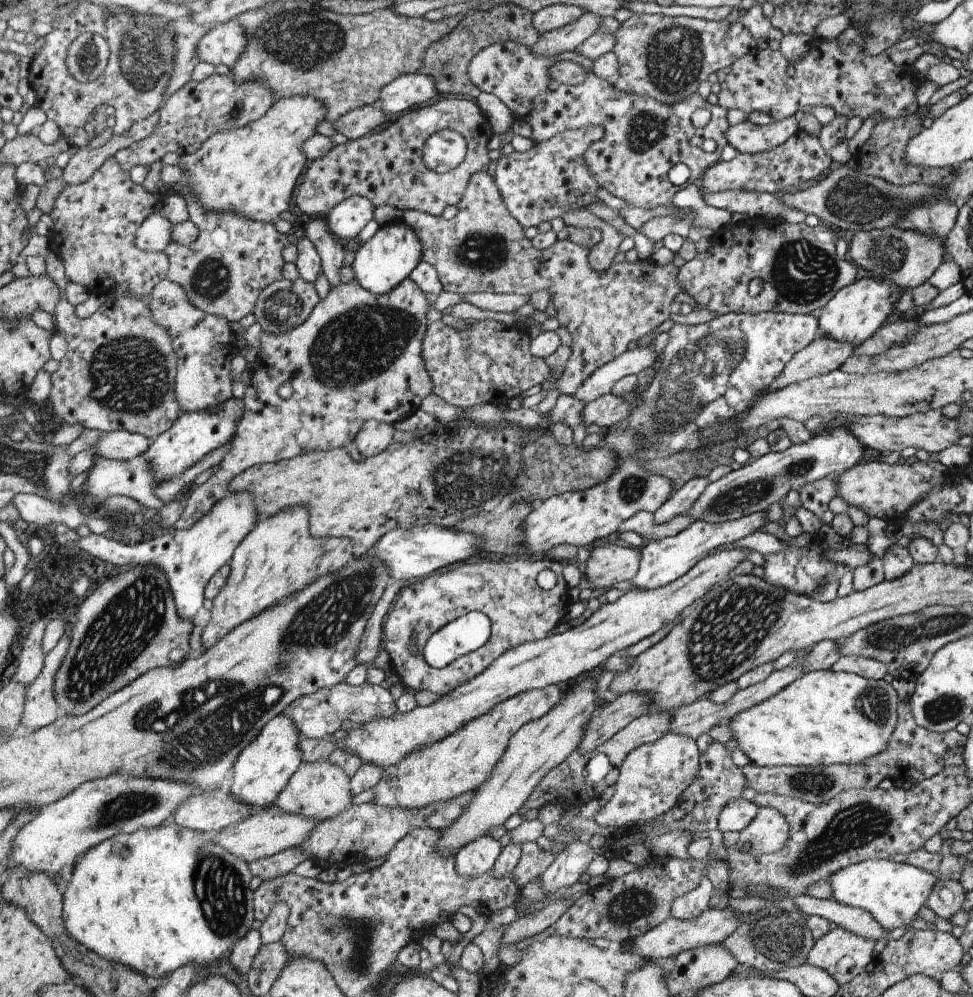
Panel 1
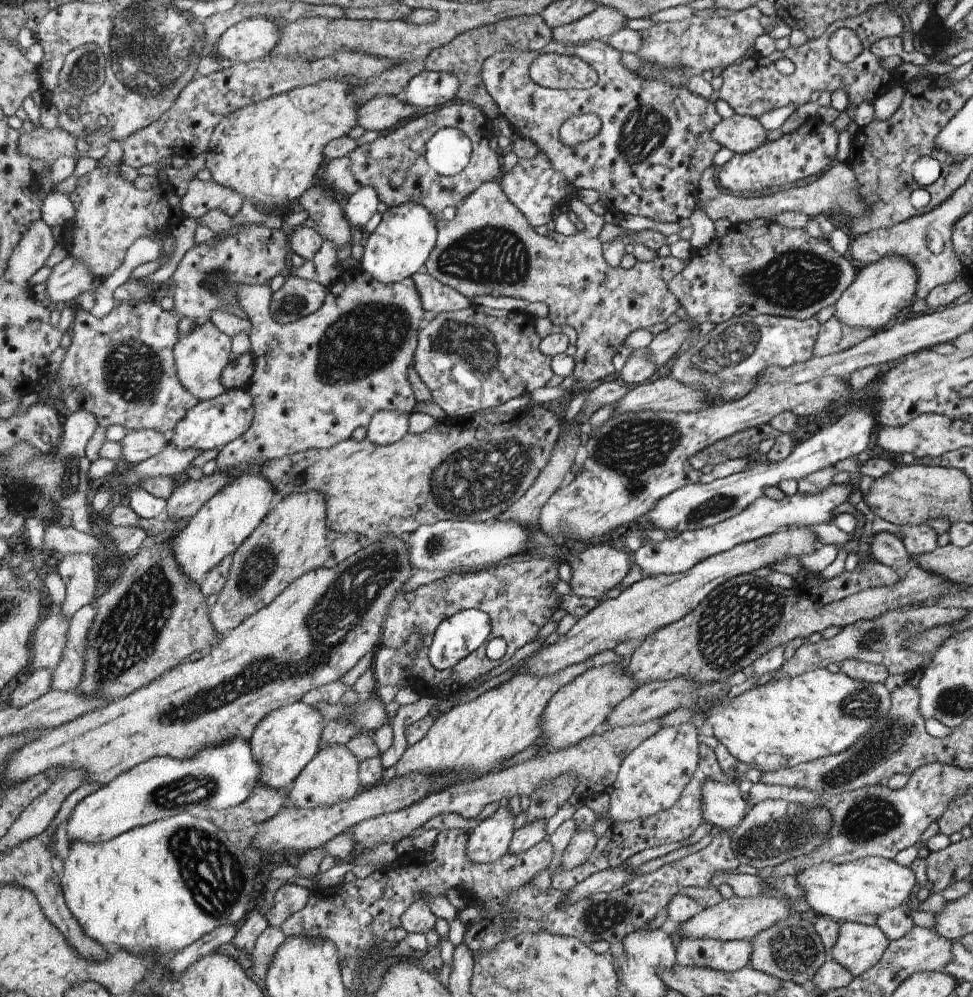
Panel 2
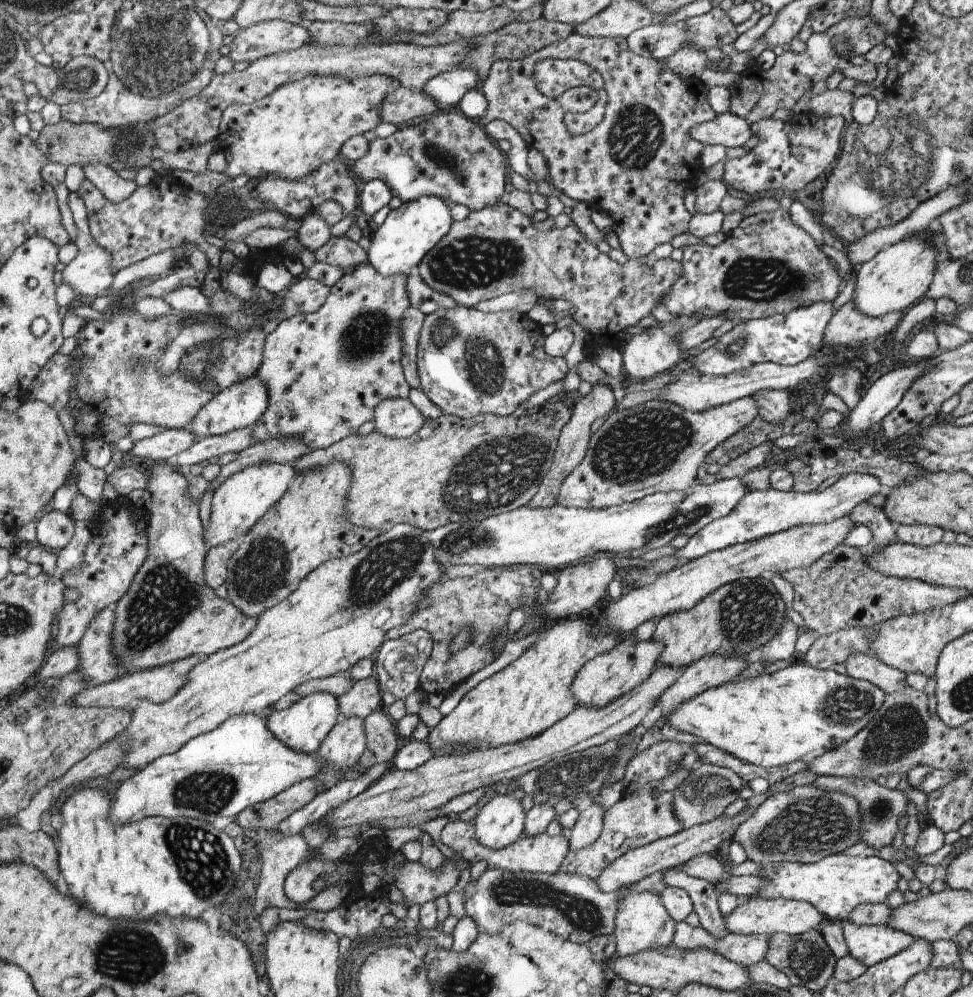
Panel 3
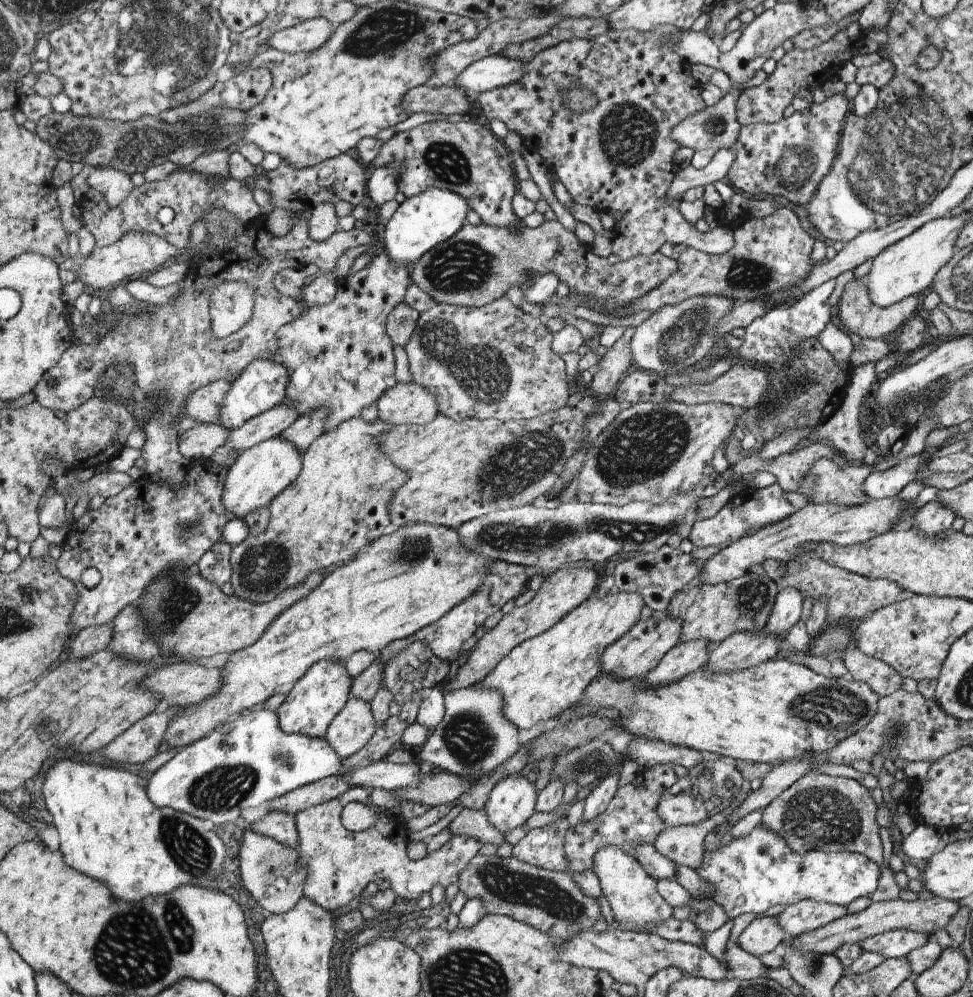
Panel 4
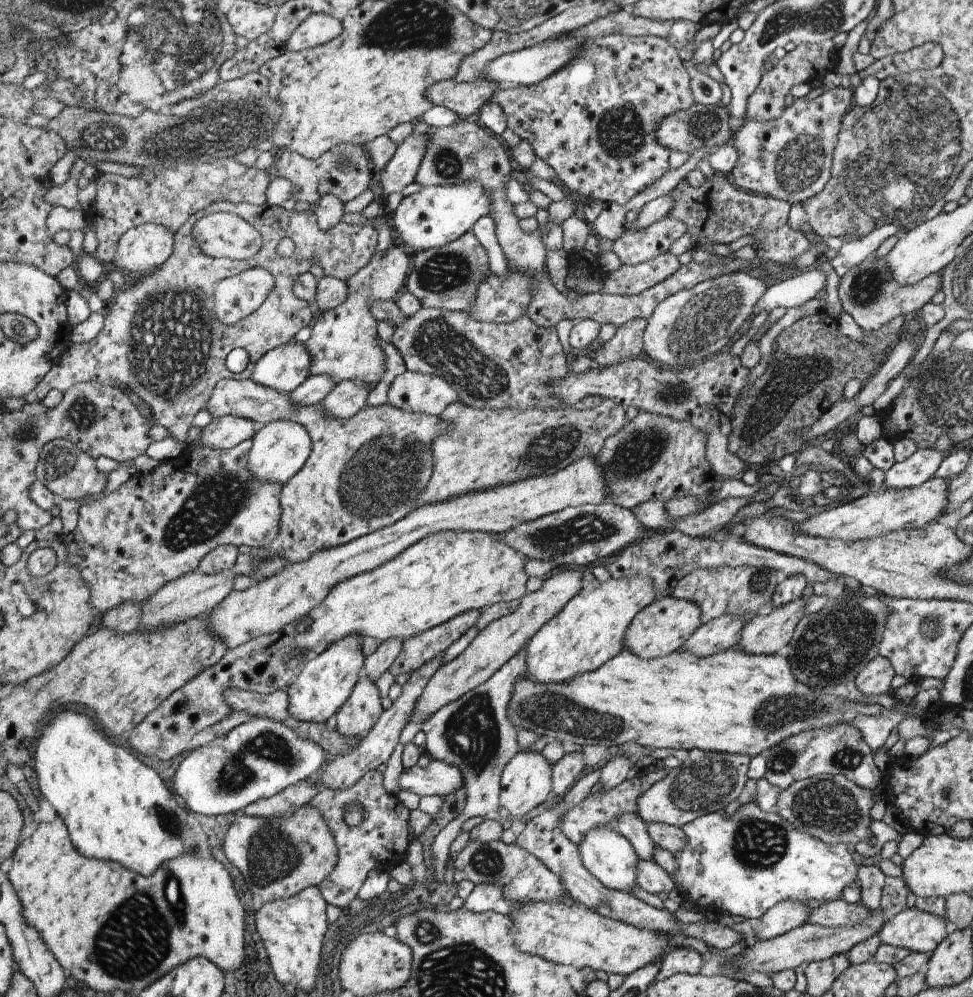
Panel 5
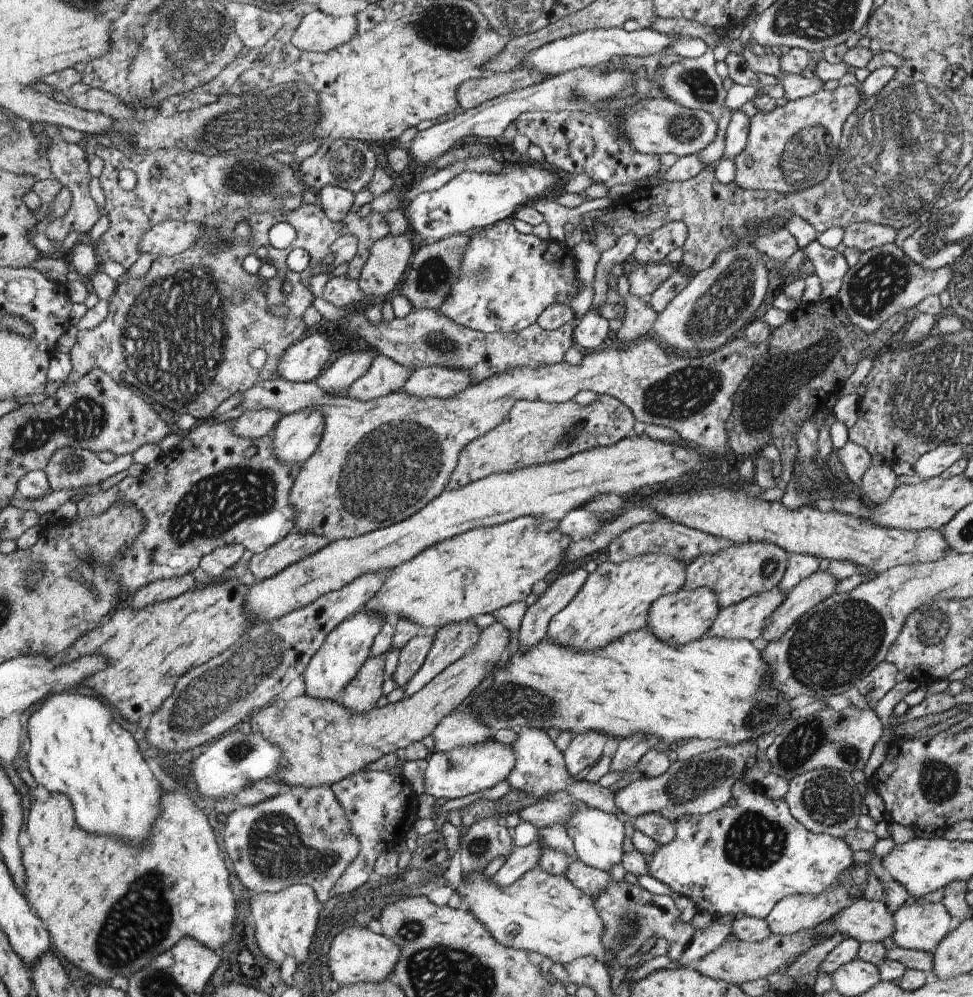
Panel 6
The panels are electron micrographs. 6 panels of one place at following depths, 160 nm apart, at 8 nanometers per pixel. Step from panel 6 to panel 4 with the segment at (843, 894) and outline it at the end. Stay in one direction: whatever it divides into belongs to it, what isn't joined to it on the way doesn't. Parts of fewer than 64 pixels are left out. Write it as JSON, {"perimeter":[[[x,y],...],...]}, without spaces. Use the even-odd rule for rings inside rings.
{"perimeter":[[[760,915],[741,932],[737,946],[757,957],[759,954],[767,954],[771,950],[778,950],[783,939],[784,932],[778,920],[773,915]]]}

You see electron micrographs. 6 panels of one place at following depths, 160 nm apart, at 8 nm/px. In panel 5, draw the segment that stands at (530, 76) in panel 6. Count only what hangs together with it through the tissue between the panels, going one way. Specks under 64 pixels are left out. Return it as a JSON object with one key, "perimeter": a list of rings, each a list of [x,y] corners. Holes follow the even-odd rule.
{"perimeter":[[[480,77],[465,82],[448,79],[431,84],[425,96],[432,105],[451,110],[459,119],[472,119],[478,115],[481,106],[487,103],[495,90],[496,84],[489,82],[487,78]]]}

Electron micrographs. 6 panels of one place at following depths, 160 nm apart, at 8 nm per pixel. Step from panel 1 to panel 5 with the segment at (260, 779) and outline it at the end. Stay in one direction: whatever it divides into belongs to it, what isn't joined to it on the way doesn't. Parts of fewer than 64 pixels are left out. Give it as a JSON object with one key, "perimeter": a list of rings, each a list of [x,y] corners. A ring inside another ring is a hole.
{"perimeter":[[[359,634],[347,635],[313,655],[289,689],[290,713],[293,718],[324,723],[333,714],[337,715],[338,710],[350,700],[359,680],[363,678],[365,662],[363,638]]]}

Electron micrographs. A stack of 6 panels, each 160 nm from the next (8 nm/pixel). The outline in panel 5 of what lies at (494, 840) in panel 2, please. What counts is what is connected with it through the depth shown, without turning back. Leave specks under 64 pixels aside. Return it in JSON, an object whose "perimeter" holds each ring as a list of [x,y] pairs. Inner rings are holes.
{"perimeter":[[[519,750],[501,772],[498,806],[507,810],[509,817],[519,819],[539,803],[543,803],[549,798],[551,790],[551,768],[552,765],[539,752]]]}

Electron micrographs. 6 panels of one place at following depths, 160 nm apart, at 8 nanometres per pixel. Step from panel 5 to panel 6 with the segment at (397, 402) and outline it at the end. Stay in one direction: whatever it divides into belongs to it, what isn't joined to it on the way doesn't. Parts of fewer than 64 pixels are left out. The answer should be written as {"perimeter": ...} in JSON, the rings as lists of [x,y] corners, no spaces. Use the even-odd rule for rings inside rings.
{"perimeter":[[[443,365],[416,368],[399,391],[416,397],[446,399],[468,386],[470,374],[461,369],[448,369]]]}

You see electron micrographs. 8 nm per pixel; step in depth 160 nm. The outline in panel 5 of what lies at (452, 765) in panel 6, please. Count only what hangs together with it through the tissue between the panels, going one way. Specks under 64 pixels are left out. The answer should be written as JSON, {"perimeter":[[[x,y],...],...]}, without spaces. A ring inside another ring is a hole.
{"perimeter":[[[433,758],[425,768],[413,764],[405,772],[401,770],[396,782],[399,790],[406,790],[420,798],[430,795],[443,798],[462,788],[463,778],[459,774],[461,772],[457,772],[451,764]]]}

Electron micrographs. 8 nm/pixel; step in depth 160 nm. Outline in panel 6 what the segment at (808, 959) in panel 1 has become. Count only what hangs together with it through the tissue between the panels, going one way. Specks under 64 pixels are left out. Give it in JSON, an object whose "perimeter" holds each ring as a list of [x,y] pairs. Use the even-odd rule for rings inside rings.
{"perimeter":[[[939,901],[901,905],[892,917],[891,938],[897,947],[929,951],[949,932],[952,916]]]}

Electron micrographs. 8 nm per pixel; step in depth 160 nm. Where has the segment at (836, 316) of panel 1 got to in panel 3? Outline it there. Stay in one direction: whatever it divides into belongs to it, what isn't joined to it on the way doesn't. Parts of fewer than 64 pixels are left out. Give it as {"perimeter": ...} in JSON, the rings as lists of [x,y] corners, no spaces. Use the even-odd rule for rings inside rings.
{"perimeter":[[[925,233],[905,237],[883,247],[873,258],[857,266],[852,301],[855,308],[867,316],[878,317],[891,311],[909,308],[921,299],[929,288],[934,273],[938,248]]]}

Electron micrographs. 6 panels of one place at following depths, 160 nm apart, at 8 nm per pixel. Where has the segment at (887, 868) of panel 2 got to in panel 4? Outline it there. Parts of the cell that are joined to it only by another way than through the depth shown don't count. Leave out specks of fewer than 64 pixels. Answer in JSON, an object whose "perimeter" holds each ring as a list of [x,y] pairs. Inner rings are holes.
{"perimeter":[[[759,824],[755,825],[745,836],[731,837],[727,844],[719,845],[713,850],[704,850],[702,862],[694,868],[694,871],[705,884],[712,887],[710,898],[722,906],[729,919],[733,919],[743,912],[751,911],[753,914],[763,914],[769,906],[790,905],[803,899],[846,907],[857,897],[867,897],[875,890],[880,868],[862,854],[849,851],[826,853],[808,850],[800,855],[787,846],[779,833]]]}

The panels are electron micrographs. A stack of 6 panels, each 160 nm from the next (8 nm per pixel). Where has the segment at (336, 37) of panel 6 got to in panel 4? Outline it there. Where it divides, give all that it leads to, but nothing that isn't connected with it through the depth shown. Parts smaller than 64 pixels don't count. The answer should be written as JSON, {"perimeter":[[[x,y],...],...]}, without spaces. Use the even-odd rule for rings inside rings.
{"perimeter":[[[319,17],[276,32],[269,43],[284,53],[313,52],[329,42],[335,30],[335,24],[328,18]]]}

